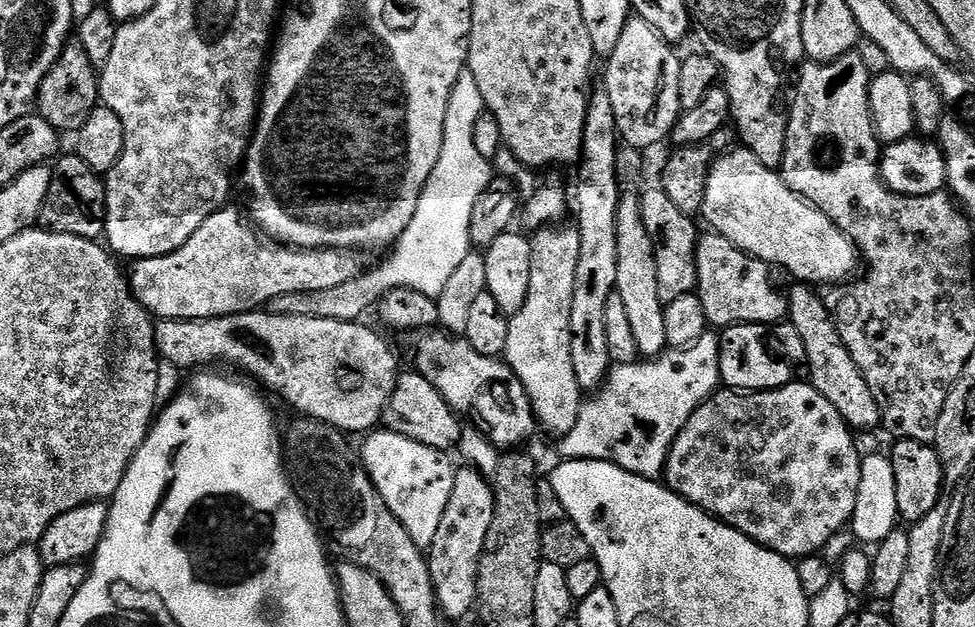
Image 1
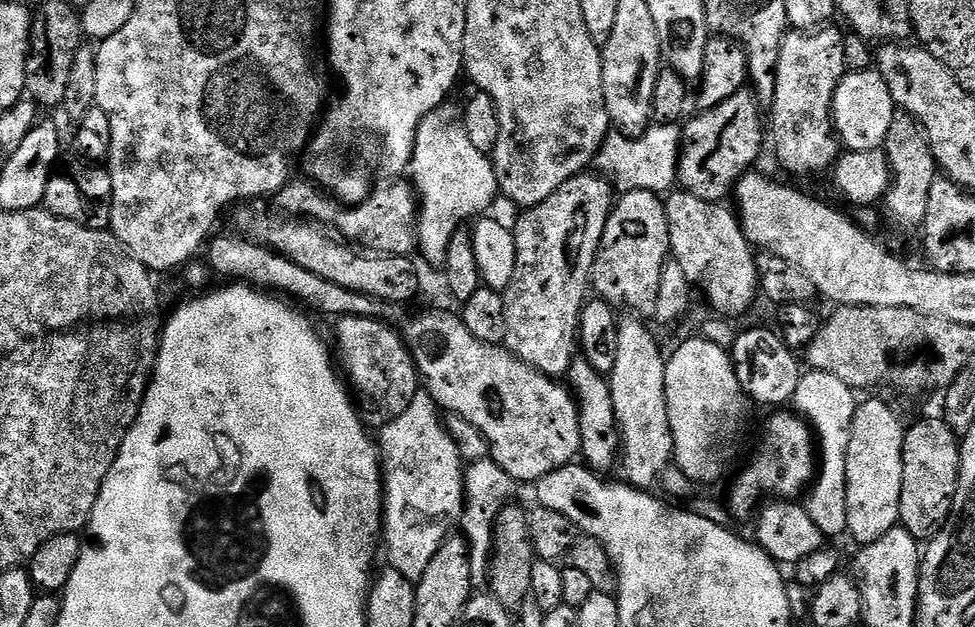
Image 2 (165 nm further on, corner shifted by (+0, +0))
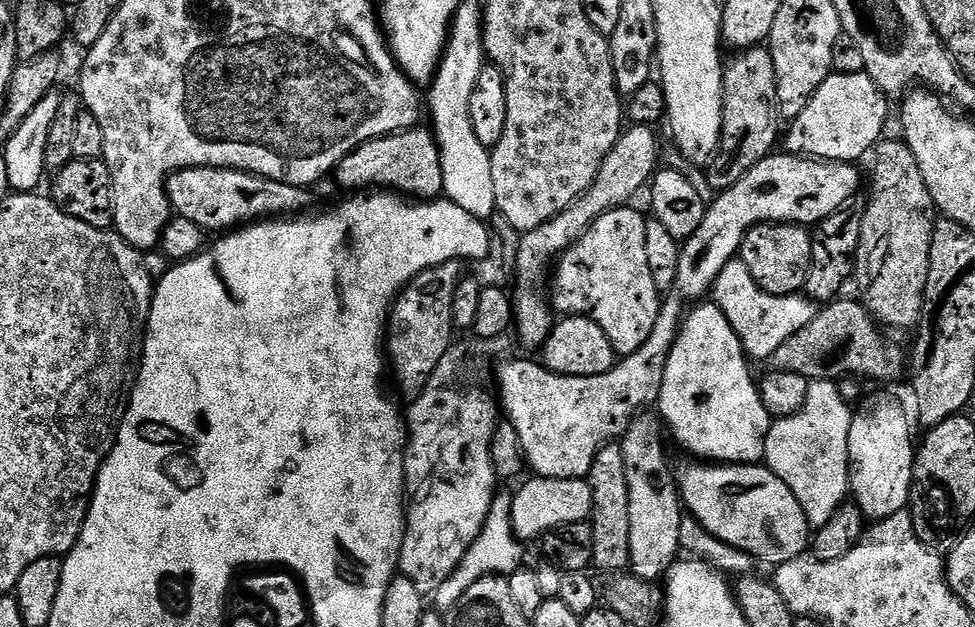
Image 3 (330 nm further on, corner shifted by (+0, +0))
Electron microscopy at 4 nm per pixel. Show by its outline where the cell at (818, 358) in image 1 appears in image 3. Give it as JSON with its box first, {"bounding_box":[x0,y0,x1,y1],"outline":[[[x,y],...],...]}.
{"bounding_box":[738,224,813,296],"outline":[[[755,224],[748,229],[738,259],[746,264],[751,277],[766,294],[794,296],[806,282],[813,239],[813,233],[798,224]]]}

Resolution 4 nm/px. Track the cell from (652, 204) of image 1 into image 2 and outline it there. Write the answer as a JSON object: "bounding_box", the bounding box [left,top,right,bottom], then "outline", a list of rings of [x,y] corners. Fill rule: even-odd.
{"bounding_box":[591,192,672,313],"outline":[[[624,192],[615,201],[600,249],[592,267],[591,291],[617,310],[633,308],[633,313],[655,313],[658,288],[662,286],[662,270],[672,251],[670,222],[664,200],[655,192]],[[620,197],[621,200],[620,200]]]}

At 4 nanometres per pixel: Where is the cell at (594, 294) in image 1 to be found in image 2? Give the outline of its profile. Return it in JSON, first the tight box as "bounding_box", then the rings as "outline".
{"bounding_box":[566,358,622,474],"outline":[[[586,358],[573,359],[568,367],[566,377],[567,387],[576,398],[576,408],[580,411],[580,456],[583,463],[597,474],[608,474],[612,467],[617,467],[618,457],[622,452],[622,441],[620,439],[620,423],[614,414],[614,394],[609,377],[605,373],[599,372]]]}

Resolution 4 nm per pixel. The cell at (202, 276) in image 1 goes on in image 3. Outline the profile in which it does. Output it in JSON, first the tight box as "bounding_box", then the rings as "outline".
{"bounding_box":[334,126,444,202],"outline":[[[413,126],[399,132],[390,132],[386,136],[376,136],[373,140],[362,142],[350,154],[341,158],[334,169],[334,177],[344,188],[356,188],[352,190],[364,190],[367,184],[376,184],[377,189],[391,190],[396,194],[403,194],[408,198],[415,198],[420,202],[435,200],[444,191],[442,162],[439,160],[439,146],[433,133],[427,127]]]}

